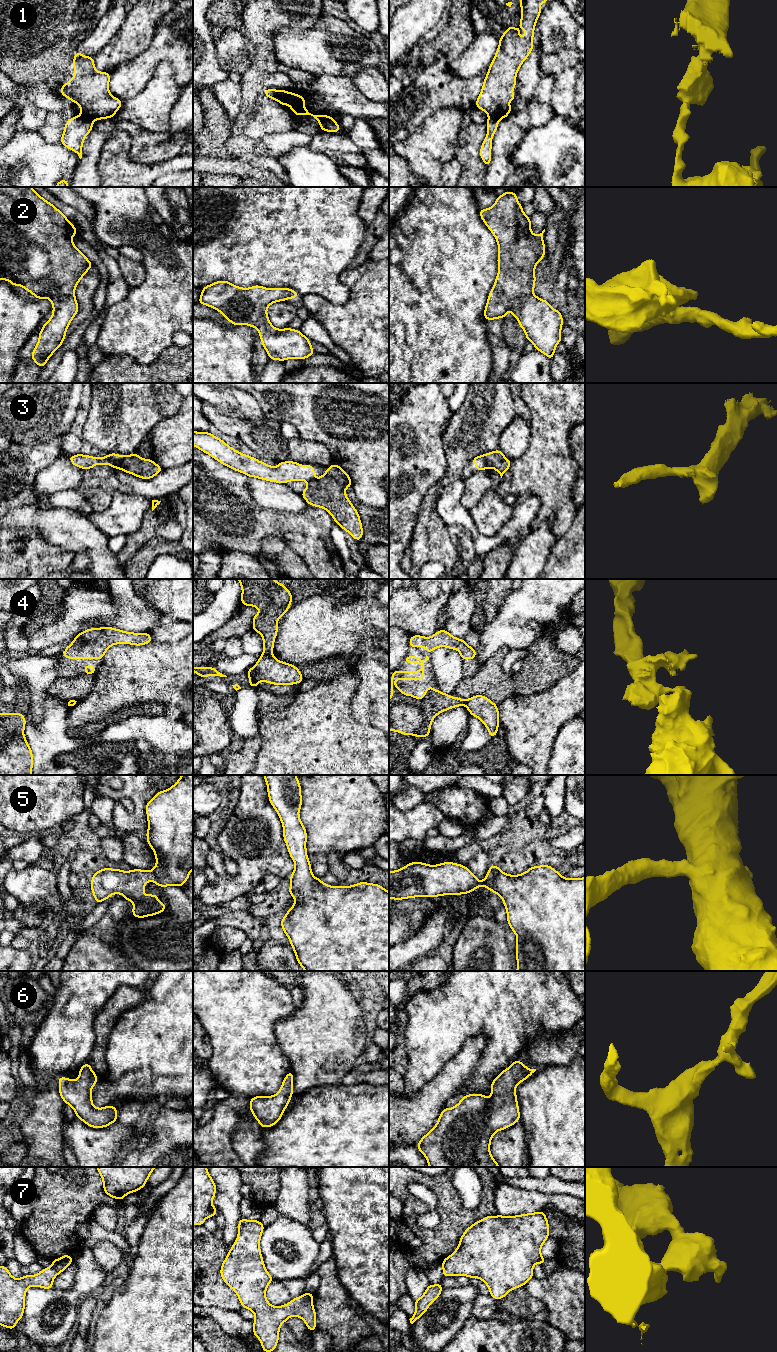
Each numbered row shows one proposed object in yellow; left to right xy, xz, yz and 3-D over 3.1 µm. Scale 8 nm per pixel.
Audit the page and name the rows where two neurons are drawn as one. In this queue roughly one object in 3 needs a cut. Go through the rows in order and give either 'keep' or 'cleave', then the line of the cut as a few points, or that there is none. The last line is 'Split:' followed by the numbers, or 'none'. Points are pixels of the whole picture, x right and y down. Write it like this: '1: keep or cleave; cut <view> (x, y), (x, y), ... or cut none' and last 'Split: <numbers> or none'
1: cleave; cut xy (81, 115), (92, 120)
2: keep; cut none
3: cleave; cut xy (108, 454), (117, 467)
4: cleave; cut xz (263, 653), (271, 655)
5: keep; cut none
6: keep; cut none
7: keep; cut none
Split: 1, 3, 4

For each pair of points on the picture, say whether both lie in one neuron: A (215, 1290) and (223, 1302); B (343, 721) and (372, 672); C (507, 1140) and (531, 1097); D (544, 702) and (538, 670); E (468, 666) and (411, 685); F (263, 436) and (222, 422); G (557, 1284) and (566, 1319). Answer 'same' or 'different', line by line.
A: same
B: different
C: different
D: different
E: same
F: same
G: same

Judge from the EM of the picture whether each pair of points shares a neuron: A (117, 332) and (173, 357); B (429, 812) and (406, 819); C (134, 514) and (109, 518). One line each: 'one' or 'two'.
A: two
B: one
C: one

